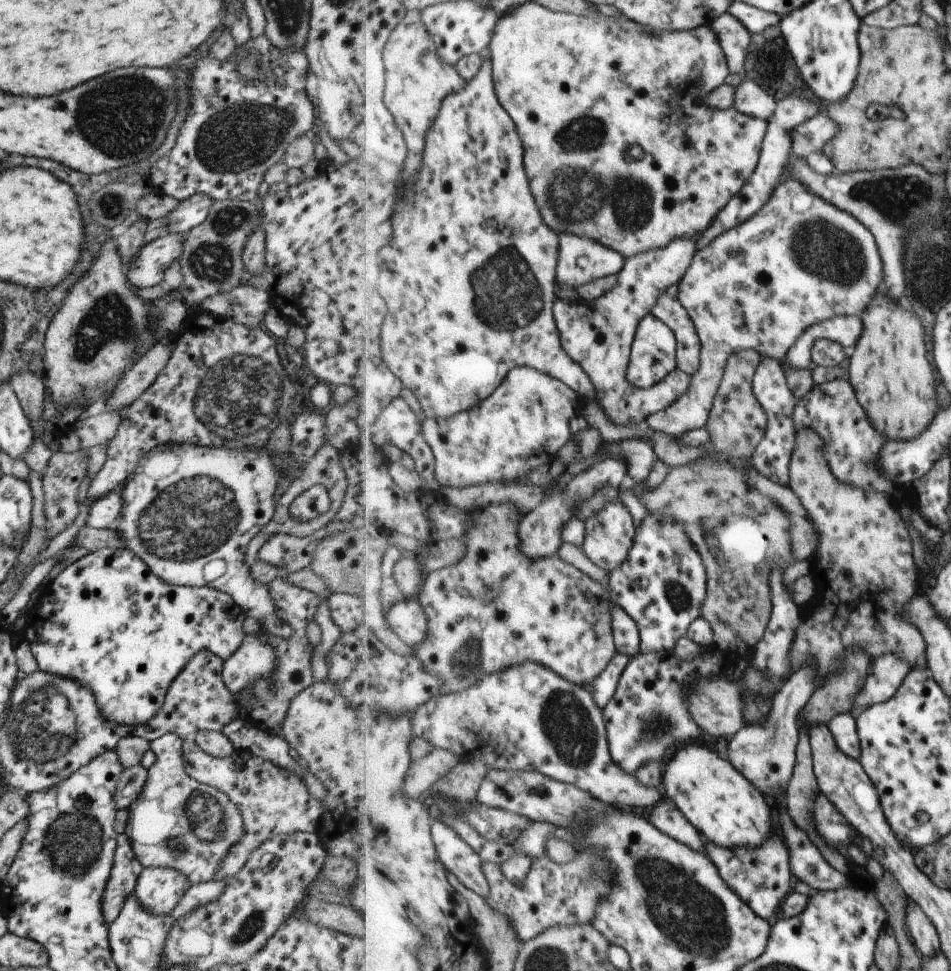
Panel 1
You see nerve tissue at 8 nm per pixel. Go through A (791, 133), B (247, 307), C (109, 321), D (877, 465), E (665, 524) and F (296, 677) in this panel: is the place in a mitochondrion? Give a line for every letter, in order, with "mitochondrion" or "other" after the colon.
A: other
B: other
C: mitochondrion
D: other
E: other
F: other

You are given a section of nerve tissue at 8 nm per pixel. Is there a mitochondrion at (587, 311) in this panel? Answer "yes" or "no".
no

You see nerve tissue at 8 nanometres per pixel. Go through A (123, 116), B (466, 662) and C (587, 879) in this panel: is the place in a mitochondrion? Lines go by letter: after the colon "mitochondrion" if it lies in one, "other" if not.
A: mitochondrion
B: mitochondrion
C: mitochondrion

